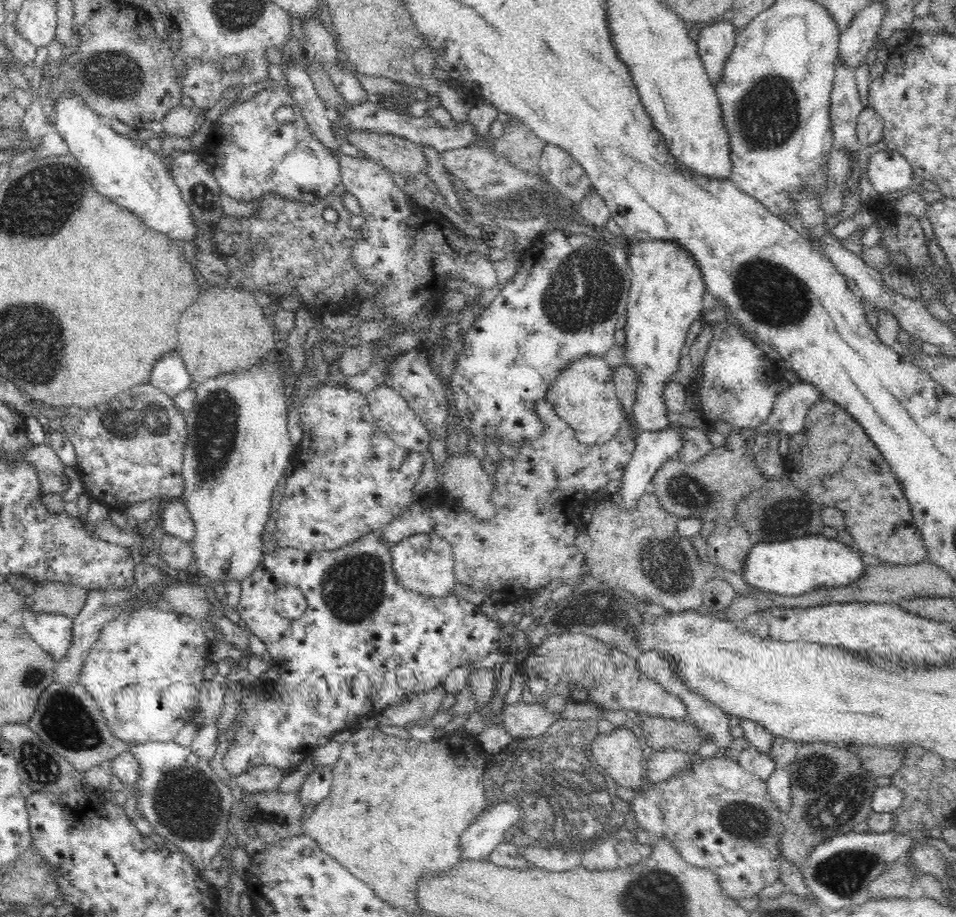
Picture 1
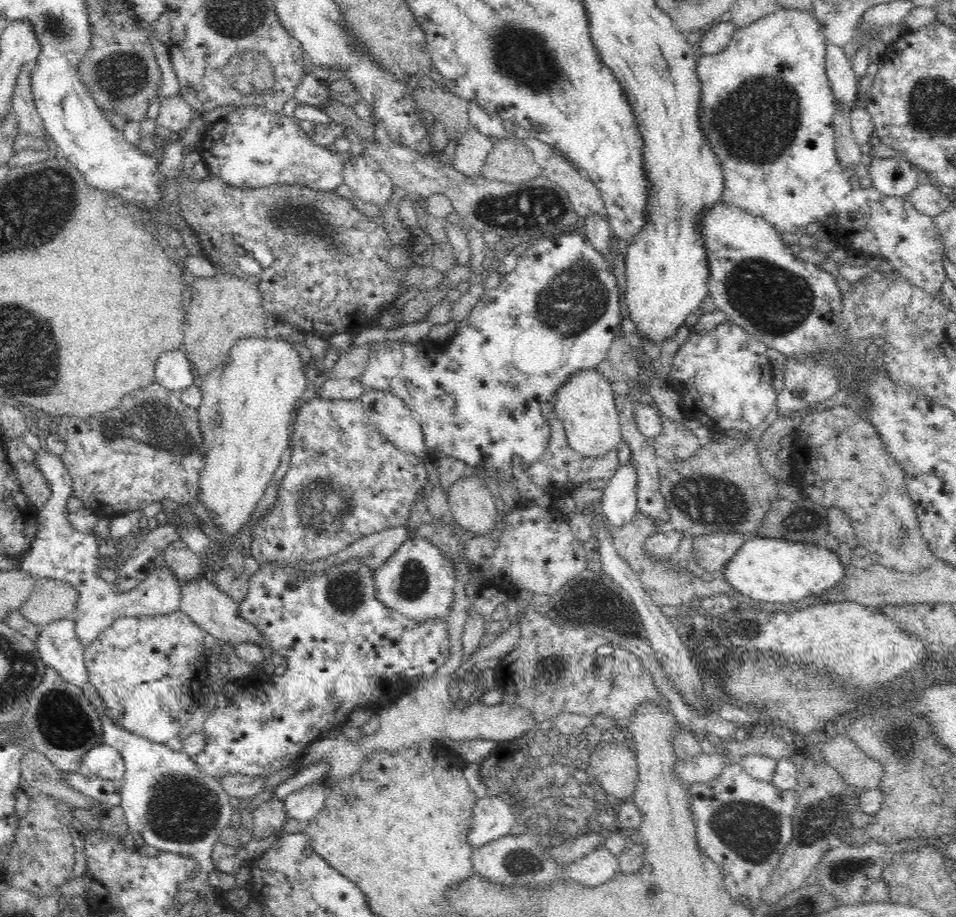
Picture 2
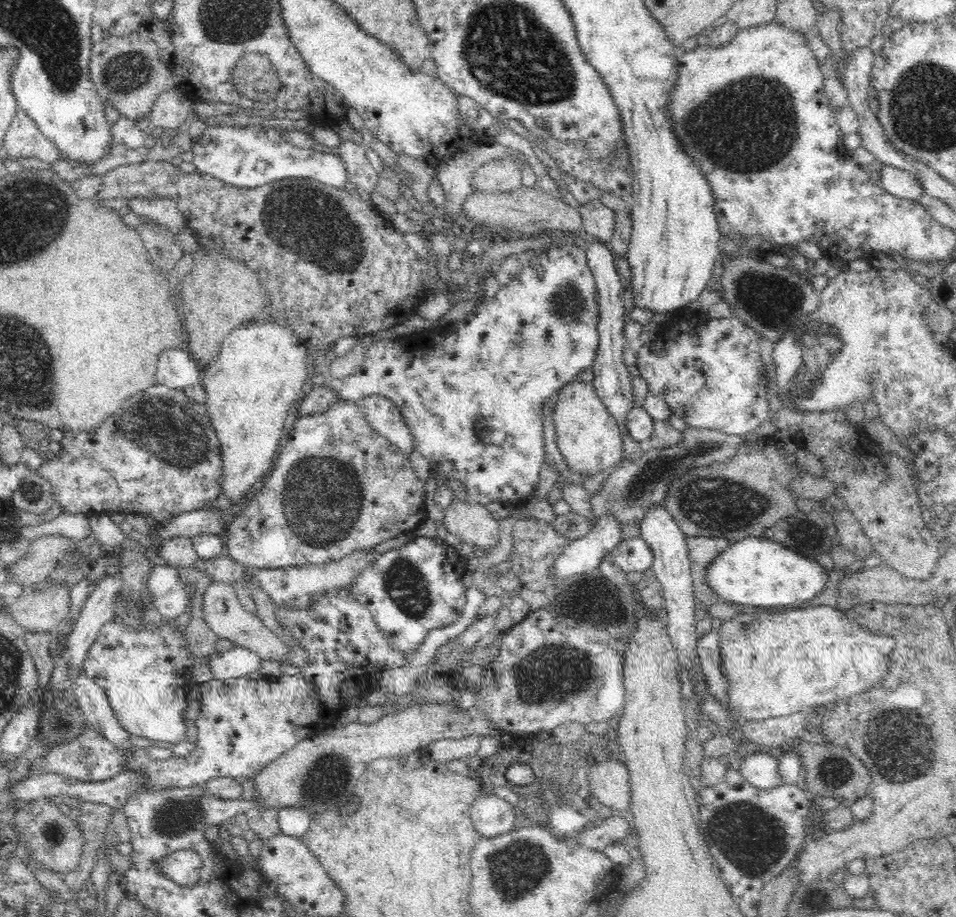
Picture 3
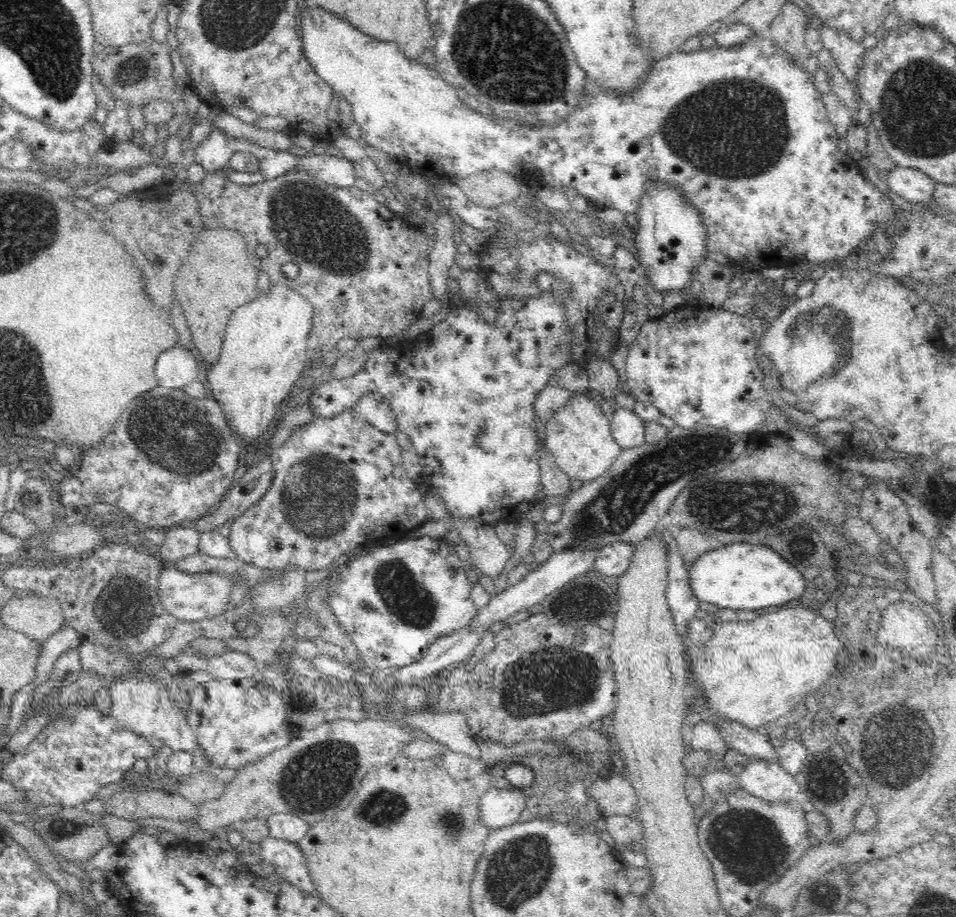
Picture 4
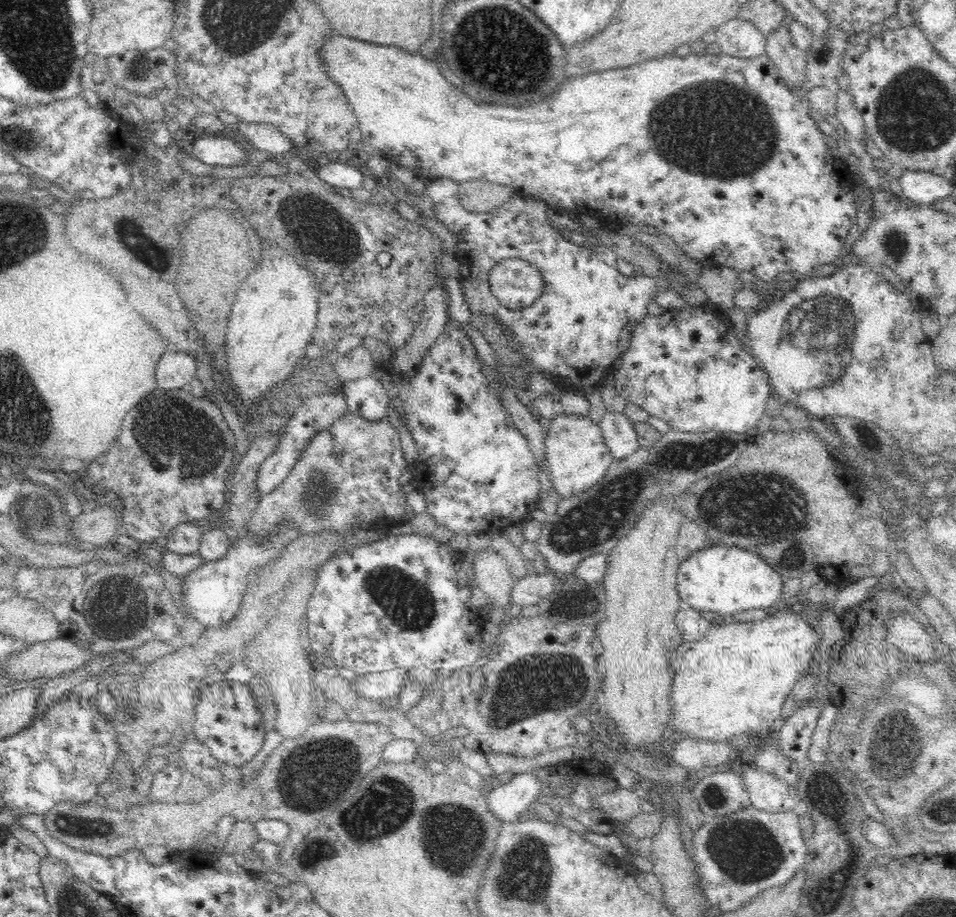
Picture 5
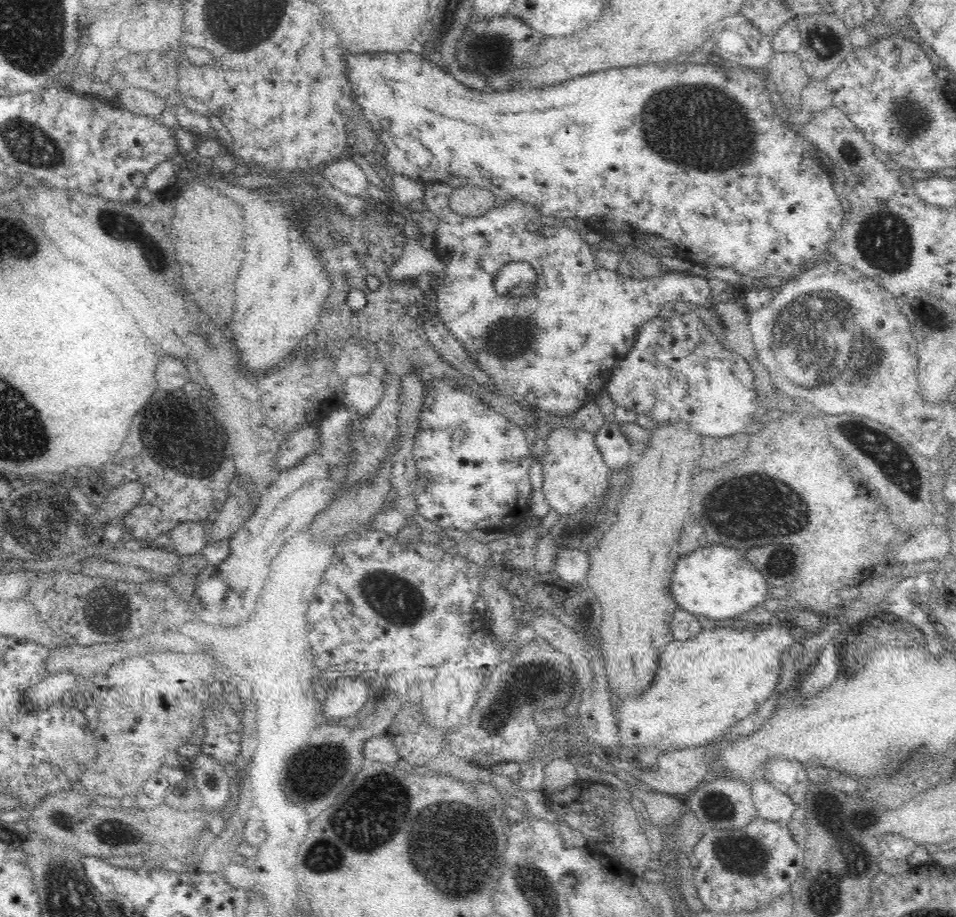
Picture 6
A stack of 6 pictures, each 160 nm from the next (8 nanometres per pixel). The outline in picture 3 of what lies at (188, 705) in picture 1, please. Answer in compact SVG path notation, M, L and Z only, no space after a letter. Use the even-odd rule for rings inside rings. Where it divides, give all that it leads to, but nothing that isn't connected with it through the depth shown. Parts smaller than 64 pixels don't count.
M167 620L160 627L137 630L111 621L102 626L90 647L83 672L106 691L124 730L148 740L178 744L187 740L182 712L188 706L186 690L192 682L193 666L194 656L189 651L185 633L177 630L173 620Z

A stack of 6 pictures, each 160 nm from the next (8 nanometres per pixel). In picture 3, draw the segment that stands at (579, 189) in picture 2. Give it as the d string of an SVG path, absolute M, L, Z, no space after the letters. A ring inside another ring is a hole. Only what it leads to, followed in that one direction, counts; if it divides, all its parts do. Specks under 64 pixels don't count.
M600 199L579 204L582 215L582 233L589 239L597 239L608 244L614 234L615 211L606 207Z

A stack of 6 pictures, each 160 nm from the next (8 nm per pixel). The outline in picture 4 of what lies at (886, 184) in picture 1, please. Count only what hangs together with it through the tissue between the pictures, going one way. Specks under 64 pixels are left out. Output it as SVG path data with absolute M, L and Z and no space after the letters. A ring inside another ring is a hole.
M894 166L887 176L886 182L898 196L910 202L926 202L932 199L936 181L915 168Z

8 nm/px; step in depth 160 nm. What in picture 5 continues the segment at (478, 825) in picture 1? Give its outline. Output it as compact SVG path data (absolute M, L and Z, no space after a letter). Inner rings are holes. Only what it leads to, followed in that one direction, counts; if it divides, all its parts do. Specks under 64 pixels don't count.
M534 773L515 774L512 780L495 784L488 791L488 809L502 823L516 821L540 794L540 779Z

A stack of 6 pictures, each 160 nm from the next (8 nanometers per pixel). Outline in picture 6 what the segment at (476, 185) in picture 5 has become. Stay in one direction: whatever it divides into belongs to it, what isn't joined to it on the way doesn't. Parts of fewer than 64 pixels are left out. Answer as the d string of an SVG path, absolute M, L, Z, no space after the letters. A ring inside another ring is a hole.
M466 184L452 190L449 205L462 217L477 217L494 208L496 200L495 195L489 190L474 184Z

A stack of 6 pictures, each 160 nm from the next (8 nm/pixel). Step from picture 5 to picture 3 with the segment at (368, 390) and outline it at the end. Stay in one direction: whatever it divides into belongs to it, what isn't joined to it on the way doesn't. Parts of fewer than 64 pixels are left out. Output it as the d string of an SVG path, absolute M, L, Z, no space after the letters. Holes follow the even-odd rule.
M370 395L357 402L365 419L372 428L384 438L394 443L406 454L415 450L414 439L410 429L397 407L388 398L380 395Z

